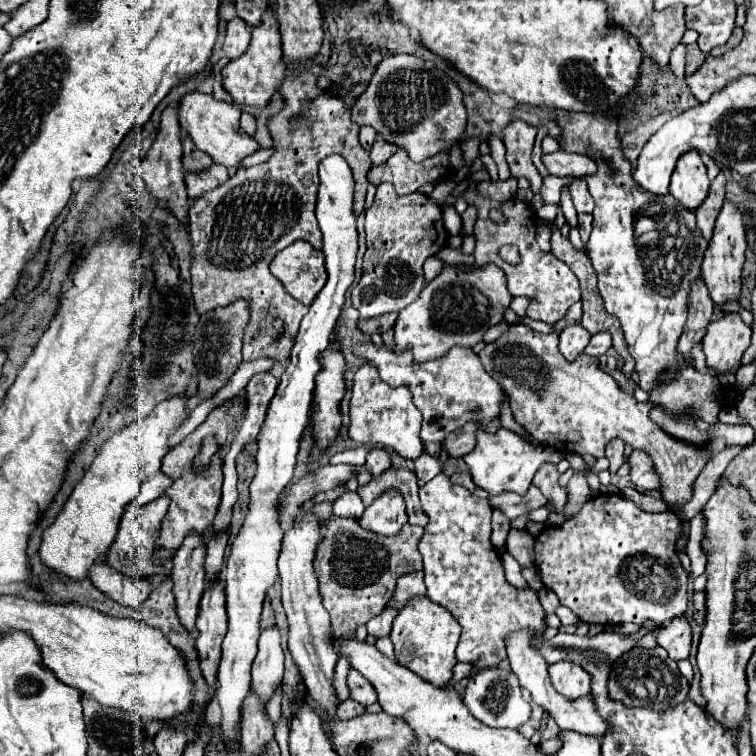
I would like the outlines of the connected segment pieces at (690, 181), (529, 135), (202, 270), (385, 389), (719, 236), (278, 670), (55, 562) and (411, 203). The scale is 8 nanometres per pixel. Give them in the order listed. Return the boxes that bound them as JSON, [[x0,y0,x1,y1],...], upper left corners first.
[[671,150,709,210],[503,120,545,210],[189,72,371,364],[349,364,423,460],[701,200,747,306],[251,626,283,704],[39,396,189,580],[353,182,449,318]]

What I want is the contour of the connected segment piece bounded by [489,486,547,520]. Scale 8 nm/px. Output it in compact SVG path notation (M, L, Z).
M531 486L525 496L511 494L511 492L503 492L503 494L497 494L497 496L489 496L489 504L491 504L493 510L499 510L509 520L513 520L517 516L529 514L529 512L545 506L547 504L547 498L535 486Z

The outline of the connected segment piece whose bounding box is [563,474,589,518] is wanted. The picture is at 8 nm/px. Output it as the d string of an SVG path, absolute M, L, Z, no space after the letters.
M575 474L571 480L569 480L569 484L567 484L567 488L569 488L569 508L563 512L567 518L571 518L573 516L573 512L589 498L589 494L587 494L587 482L585 482L585 478L581 478L579 474Z

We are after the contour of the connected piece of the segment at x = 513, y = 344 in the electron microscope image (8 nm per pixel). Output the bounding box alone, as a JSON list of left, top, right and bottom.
[479,324,753,508]

